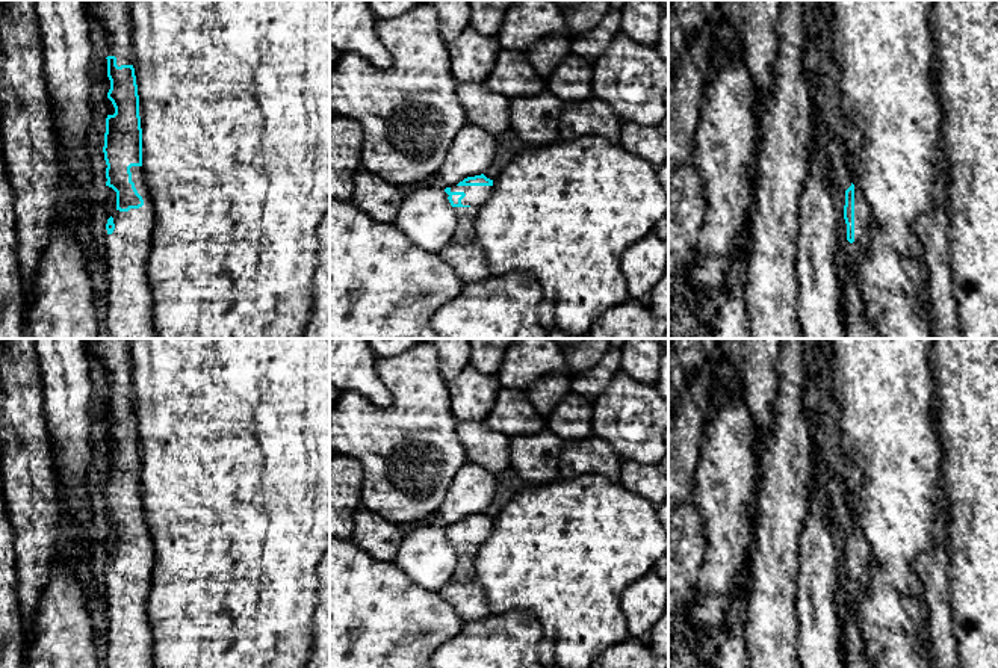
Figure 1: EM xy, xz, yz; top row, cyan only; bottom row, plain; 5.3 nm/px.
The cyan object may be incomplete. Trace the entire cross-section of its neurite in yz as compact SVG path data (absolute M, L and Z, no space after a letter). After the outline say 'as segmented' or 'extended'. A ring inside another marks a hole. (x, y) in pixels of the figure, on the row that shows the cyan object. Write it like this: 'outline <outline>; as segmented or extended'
outline M853 183L845 190L844 219L847 224L847 240L844 245L845 275L841 299L845 339L877 339L876 331L863 314L865 299L860 290L860 278L857 275L857 263L869 248L877 227L872 219L871 206Z; extended

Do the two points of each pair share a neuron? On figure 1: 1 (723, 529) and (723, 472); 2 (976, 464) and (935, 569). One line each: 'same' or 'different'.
1: same
2: different

